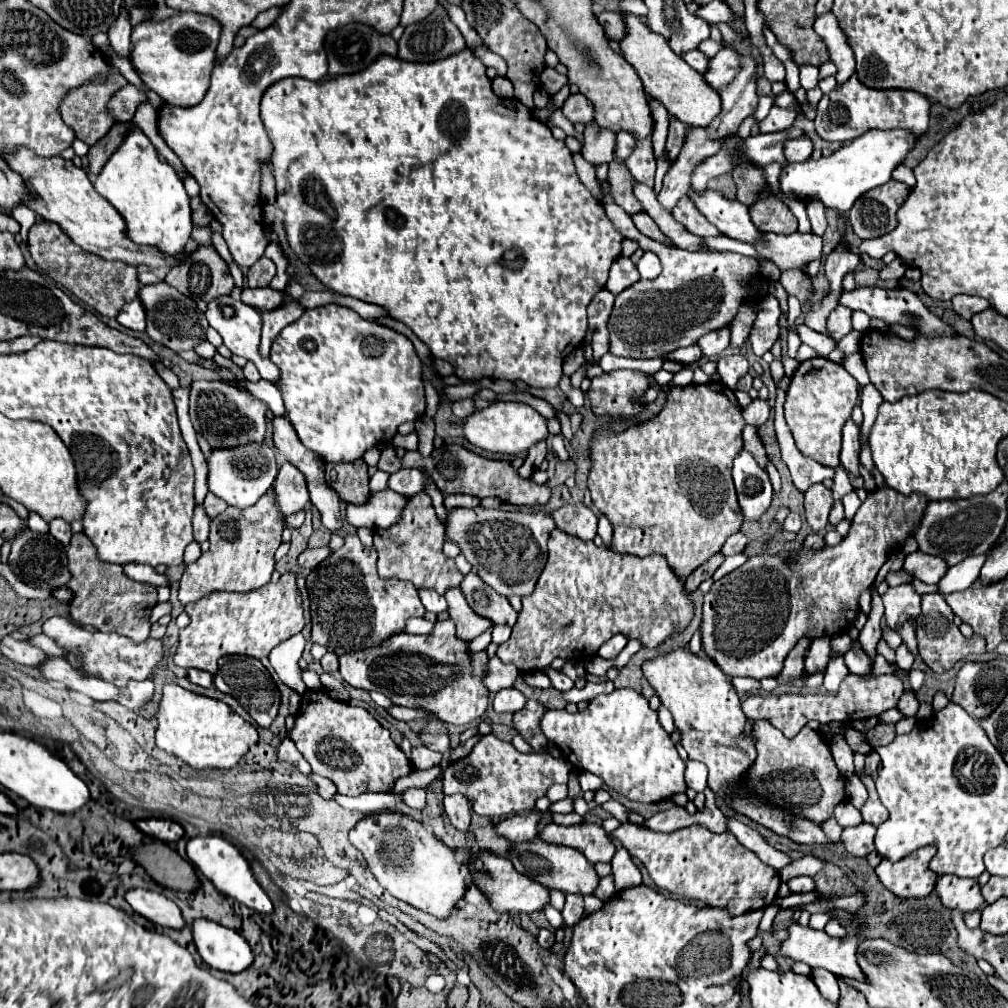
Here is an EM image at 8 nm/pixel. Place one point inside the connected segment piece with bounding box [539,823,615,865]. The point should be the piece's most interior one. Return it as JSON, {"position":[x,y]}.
{"position":[592,841]}

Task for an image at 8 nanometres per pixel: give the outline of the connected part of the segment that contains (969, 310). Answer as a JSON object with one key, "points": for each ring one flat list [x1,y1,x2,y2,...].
{"points":[[957,295,953,297,953,311,959,313,963,319,971,319,975,313,985,311,989,307,987,299,981,297,969,297,969,295]]}

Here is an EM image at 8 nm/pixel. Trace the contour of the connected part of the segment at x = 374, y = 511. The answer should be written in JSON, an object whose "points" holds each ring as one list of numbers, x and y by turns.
{"points":[[385,489,379,493,373,493,371,499,365,505,347,505,347,521,355,527,367,527,367,529,379,529,379,527,391,527,391,523,399,521,399,515,403,513,403,507,407,505,407,497]]}

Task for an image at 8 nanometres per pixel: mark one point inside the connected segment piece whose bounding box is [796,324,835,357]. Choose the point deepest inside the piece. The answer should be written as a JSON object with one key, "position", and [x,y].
{"position":[823,344]}

